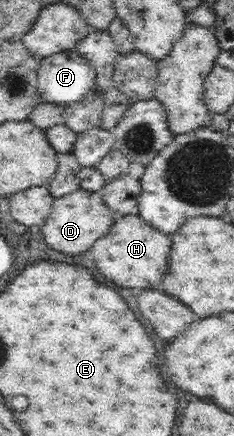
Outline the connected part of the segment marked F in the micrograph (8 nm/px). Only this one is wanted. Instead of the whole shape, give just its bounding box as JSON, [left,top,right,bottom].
[38,50,95,107]

